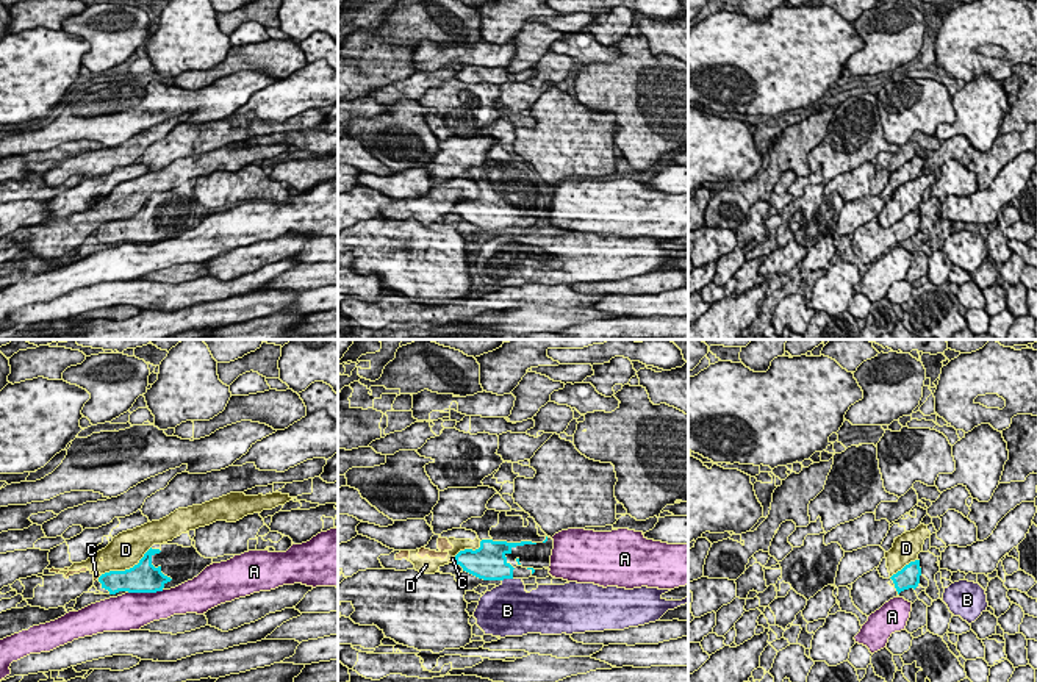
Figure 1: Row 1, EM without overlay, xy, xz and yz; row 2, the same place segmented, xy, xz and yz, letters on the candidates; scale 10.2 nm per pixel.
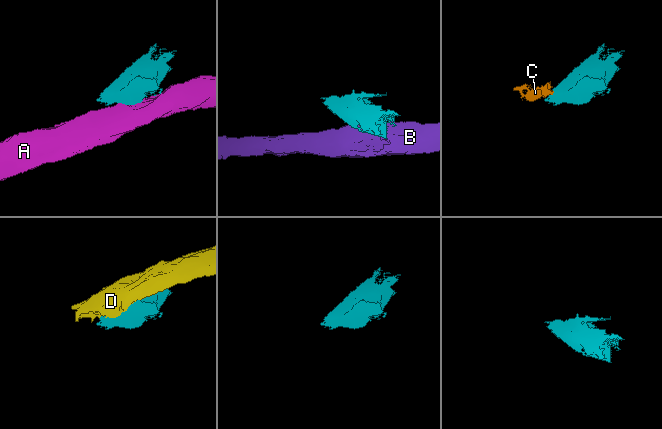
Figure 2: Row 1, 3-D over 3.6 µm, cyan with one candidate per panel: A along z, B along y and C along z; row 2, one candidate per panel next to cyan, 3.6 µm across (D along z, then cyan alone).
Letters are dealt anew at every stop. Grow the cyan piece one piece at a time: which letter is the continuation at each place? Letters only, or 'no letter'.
no letter

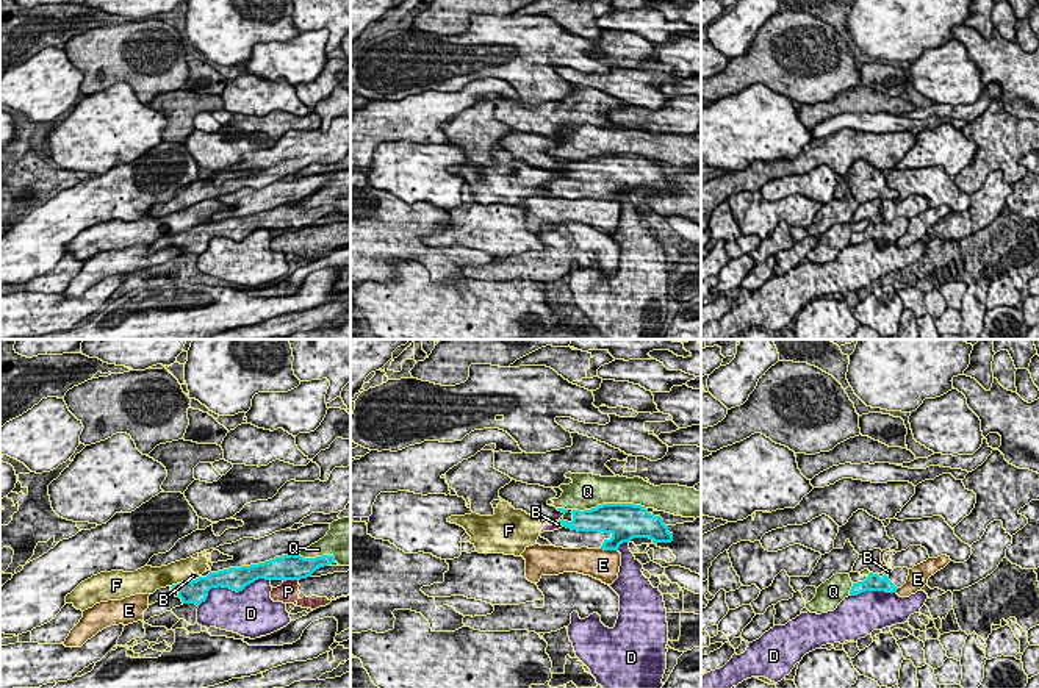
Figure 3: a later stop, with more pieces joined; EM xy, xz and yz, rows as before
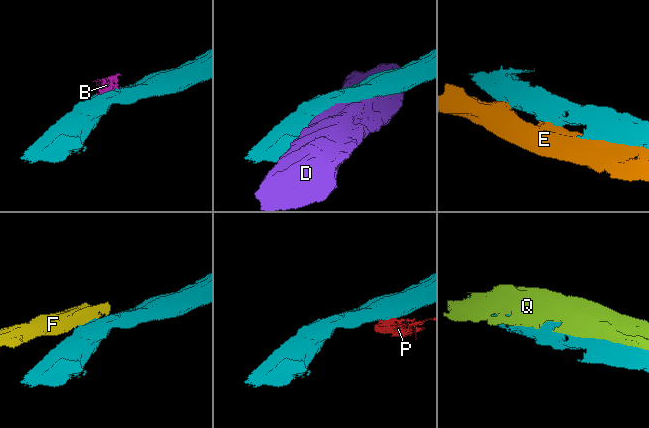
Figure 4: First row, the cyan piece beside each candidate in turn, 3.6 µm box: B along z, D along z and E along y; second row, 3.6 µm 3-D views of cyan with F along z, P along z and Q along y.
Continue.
no letter

